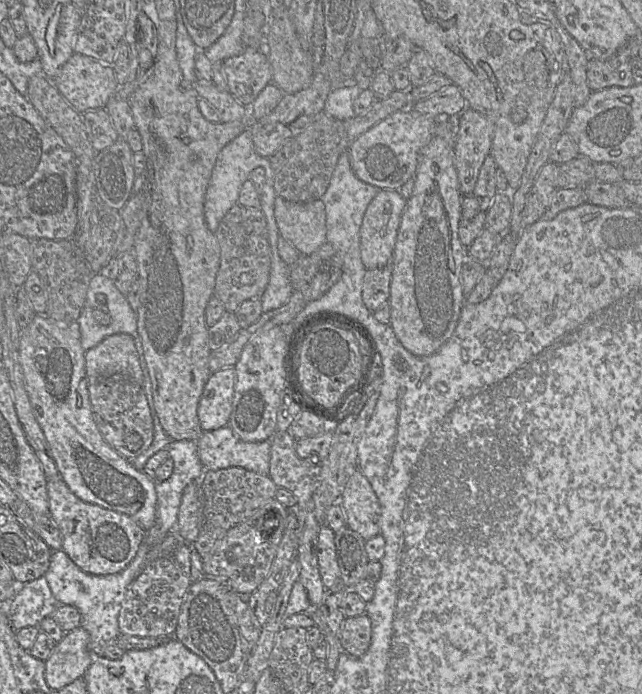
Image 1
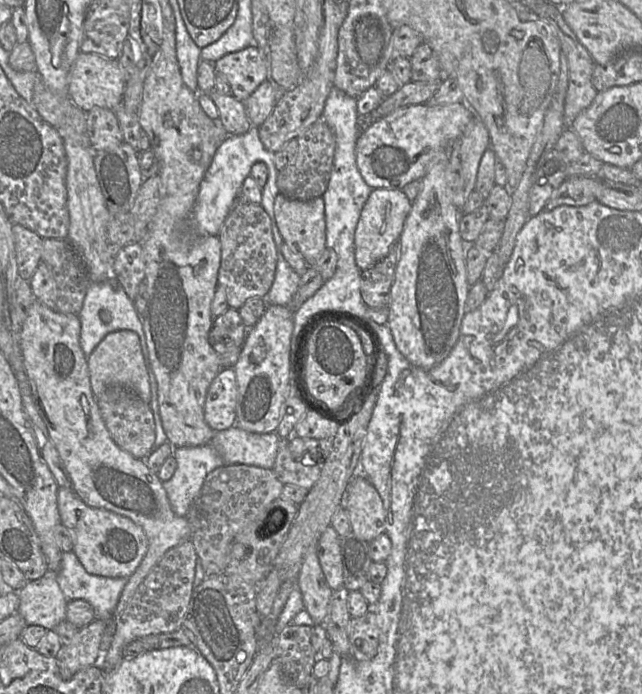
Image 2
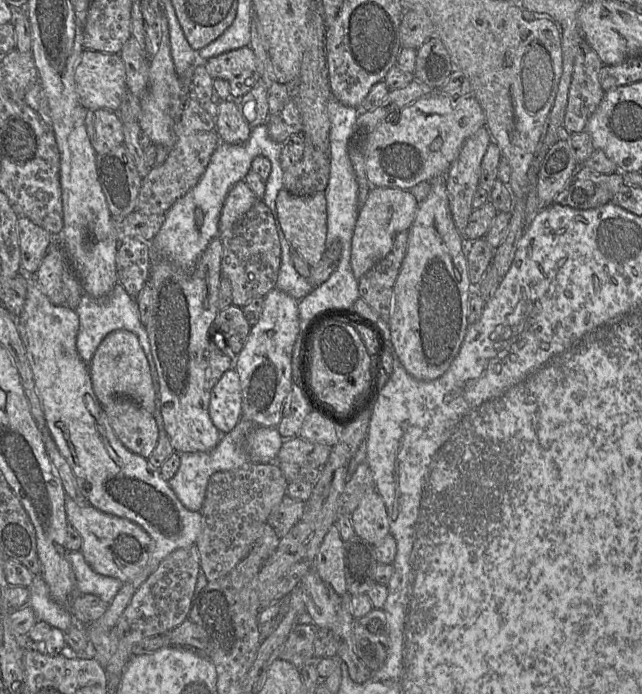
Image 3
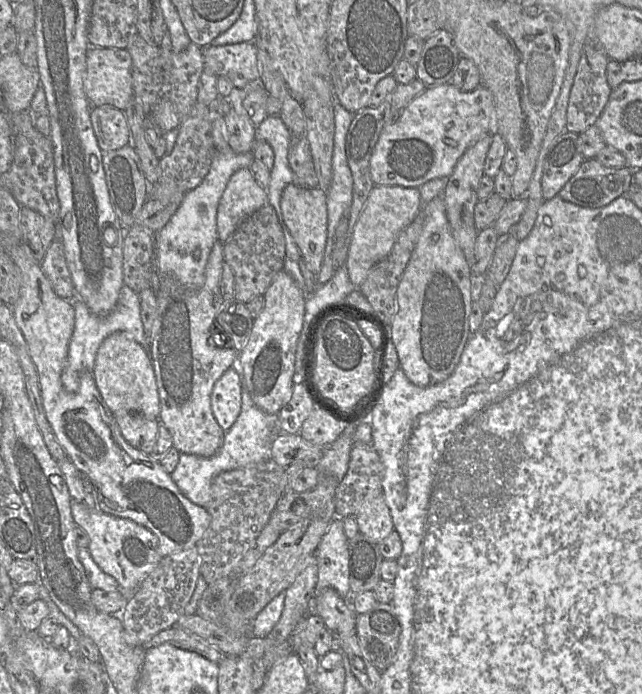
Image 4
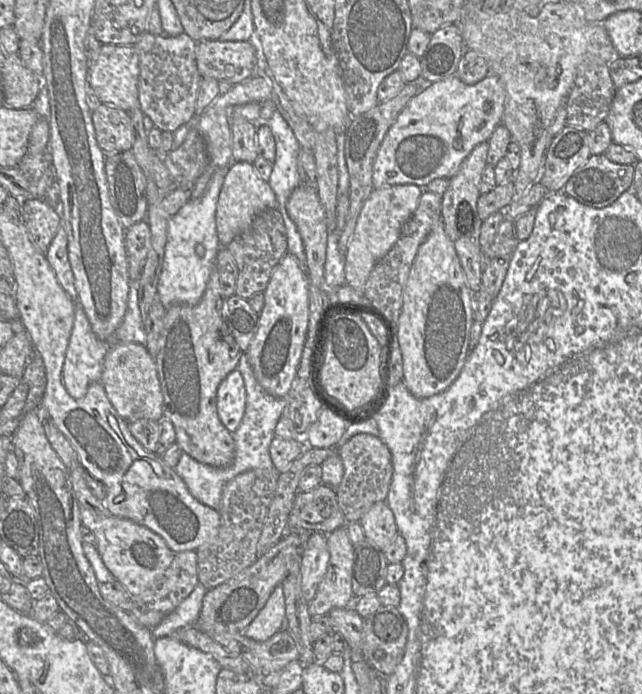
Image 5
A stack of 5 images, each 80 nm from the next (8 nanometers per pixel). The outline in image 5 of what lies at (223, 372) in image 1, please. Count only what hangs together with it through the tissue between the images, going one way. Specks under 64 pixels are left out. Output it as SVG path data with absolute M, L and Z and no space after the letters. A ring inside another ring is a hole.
M231 371L217 389L217 413L221 423L234 432L241 423L246 406L246 390L241 373Z

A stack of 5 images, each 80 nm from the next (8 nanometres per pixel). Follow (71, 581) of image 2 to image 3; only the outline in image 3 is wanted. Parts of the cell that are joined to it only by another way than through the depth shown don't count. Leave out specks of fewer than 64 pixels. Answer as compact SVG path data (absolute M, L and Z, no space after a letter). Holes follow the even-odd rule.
M79 550L69 552L68 557L79 594L93 594L105 603L110 604L123 583L116 578L104 576L92 570Z

